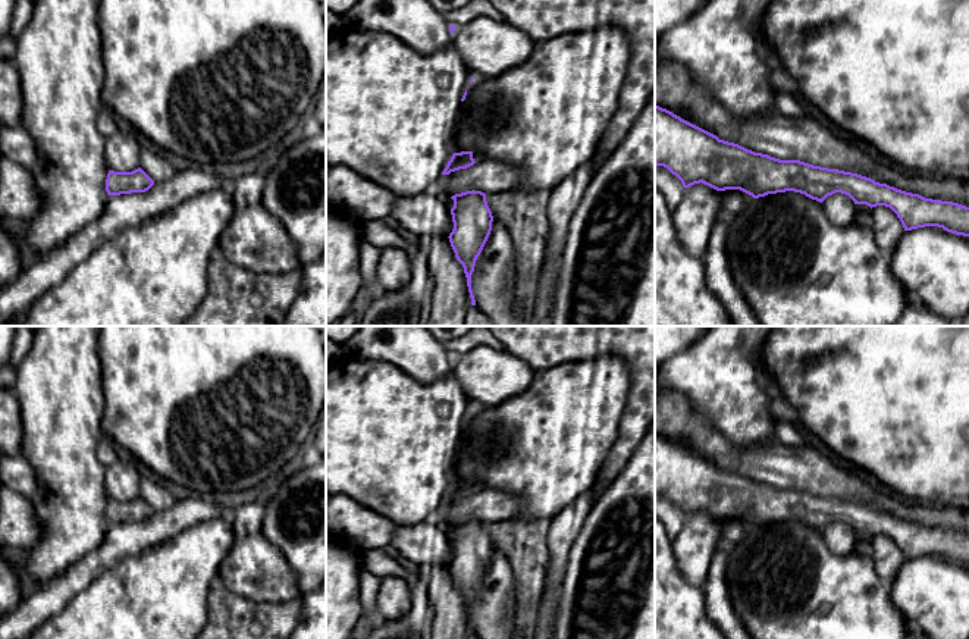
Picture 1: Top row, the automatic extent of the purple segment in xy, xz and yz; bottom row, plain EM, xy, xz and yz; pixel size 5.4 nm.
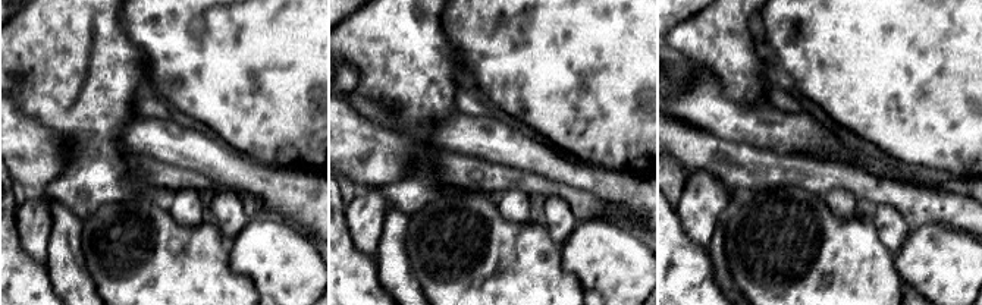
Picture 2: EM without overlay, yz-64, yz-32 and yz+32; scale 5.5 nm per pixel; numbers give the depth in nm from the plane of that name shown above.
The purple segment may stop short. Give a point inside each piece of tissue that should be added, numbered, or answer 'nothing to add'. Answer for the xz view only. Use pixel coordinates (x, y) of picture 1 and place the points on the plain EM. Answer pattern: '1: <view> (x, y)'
nothing to add

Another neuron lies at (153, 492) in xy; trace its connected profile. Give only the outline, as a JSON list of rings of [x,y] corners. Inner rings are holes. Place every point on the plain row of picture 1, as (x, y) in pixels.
[[[141,479],[139,497],[154,511],[166,511],[176,504],[173,494],[164,485],[153,479]]]

